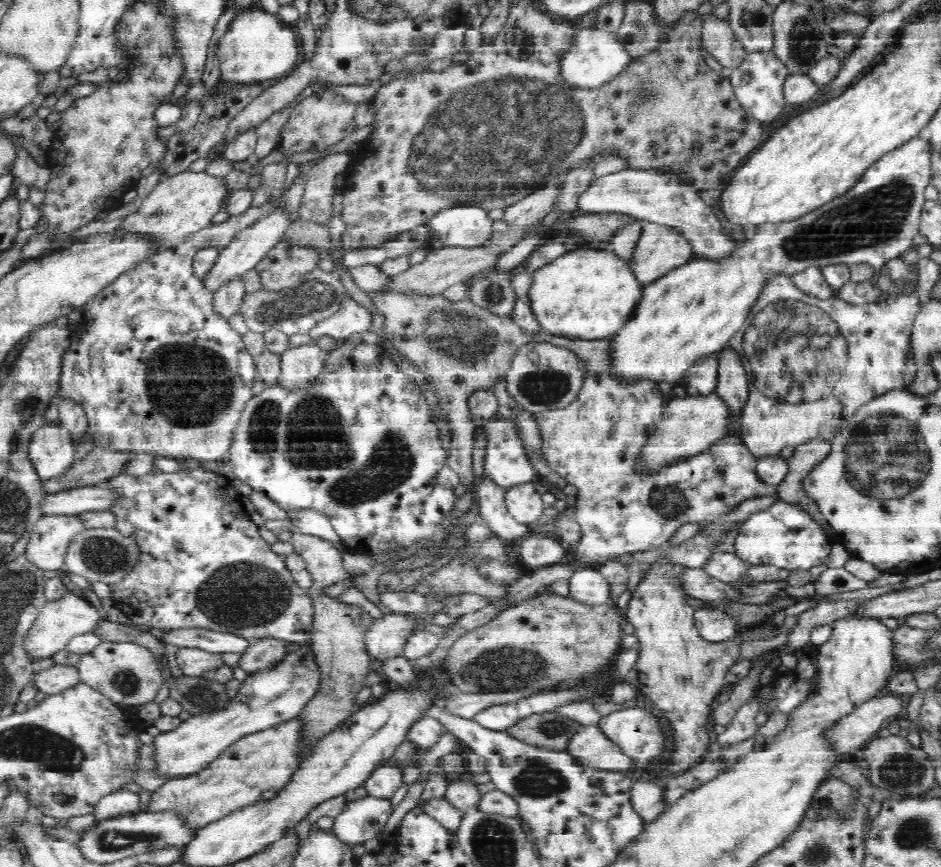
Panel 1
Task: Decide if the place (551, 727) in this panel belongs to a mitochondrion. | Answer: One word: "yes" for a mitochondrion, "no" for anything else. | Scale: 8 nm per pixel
yes

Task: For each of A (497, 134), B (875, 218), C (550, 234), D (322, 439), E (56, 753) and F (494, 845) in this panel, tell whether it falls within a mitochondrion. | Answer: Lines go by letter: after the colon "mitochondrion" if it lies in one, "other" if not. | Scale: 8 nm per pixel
A: mitochondrion
B: mitochondrion
C: other
D: mitochondrion
E: mitochondrion
F: mitochondrion

